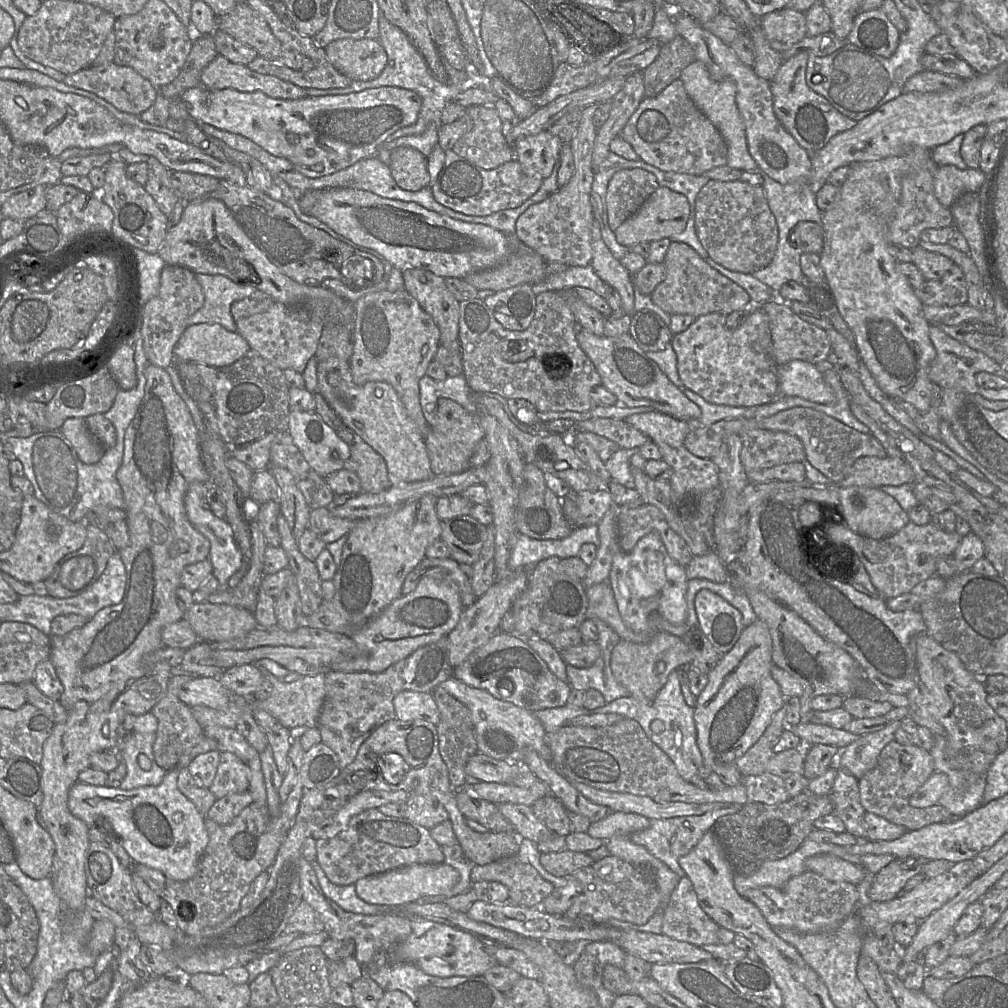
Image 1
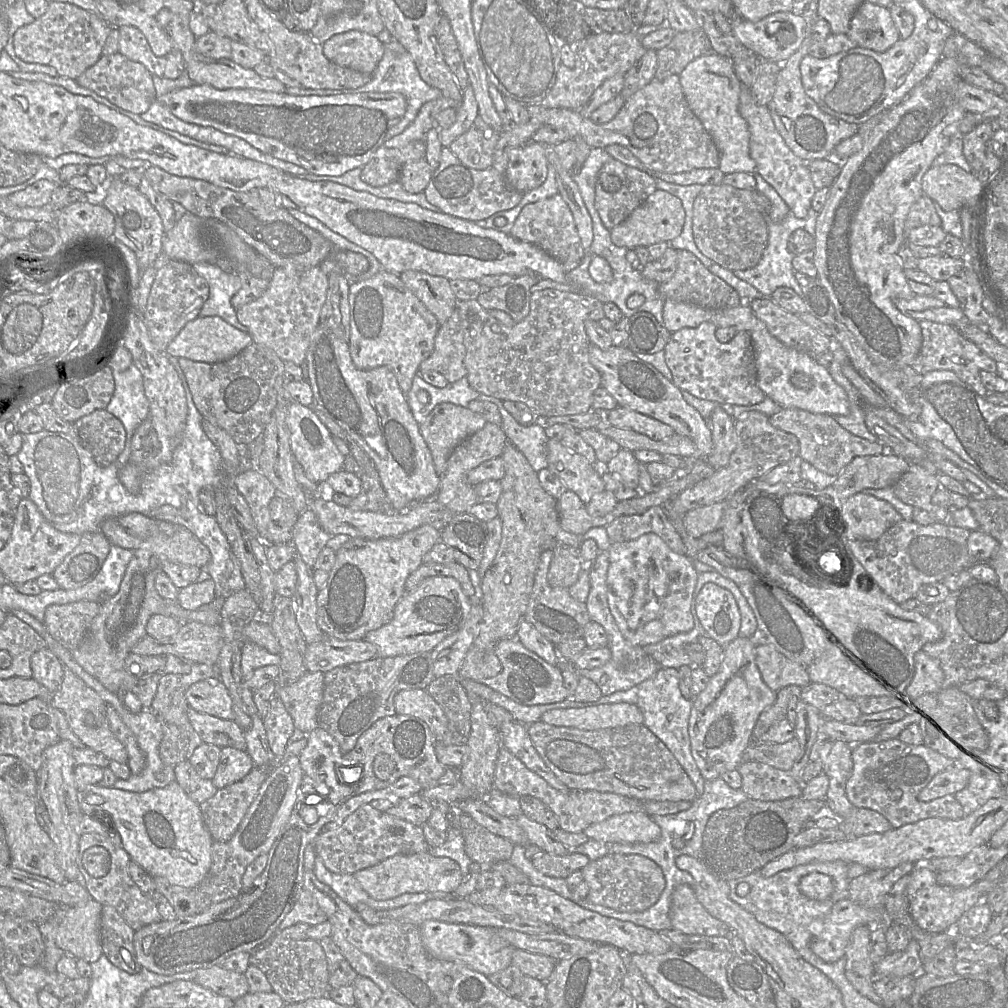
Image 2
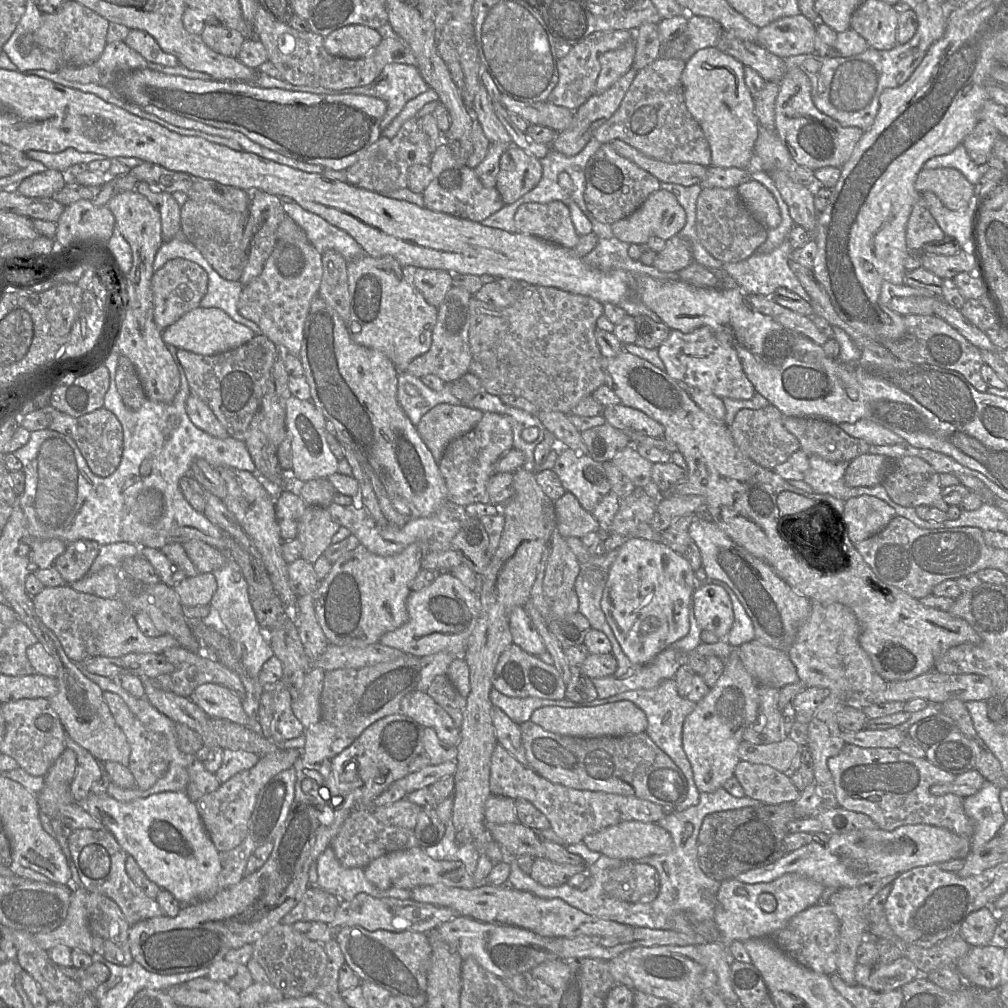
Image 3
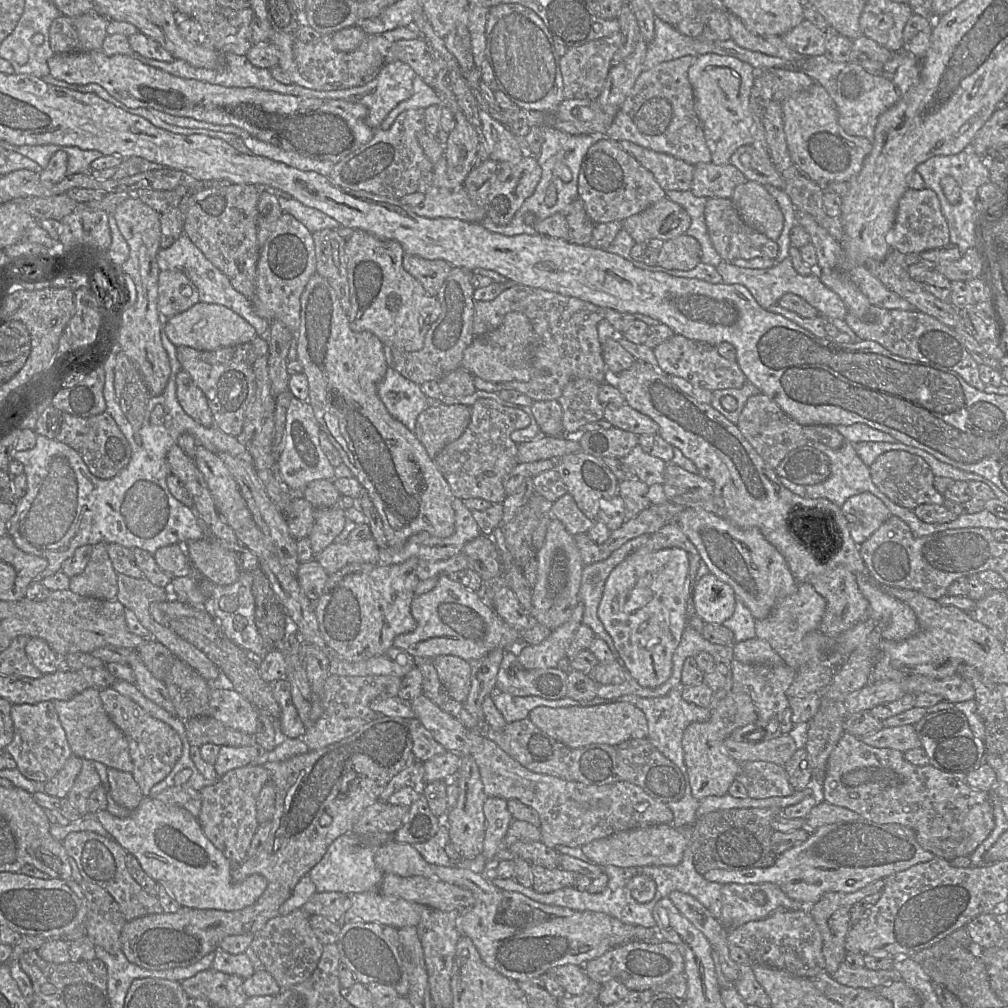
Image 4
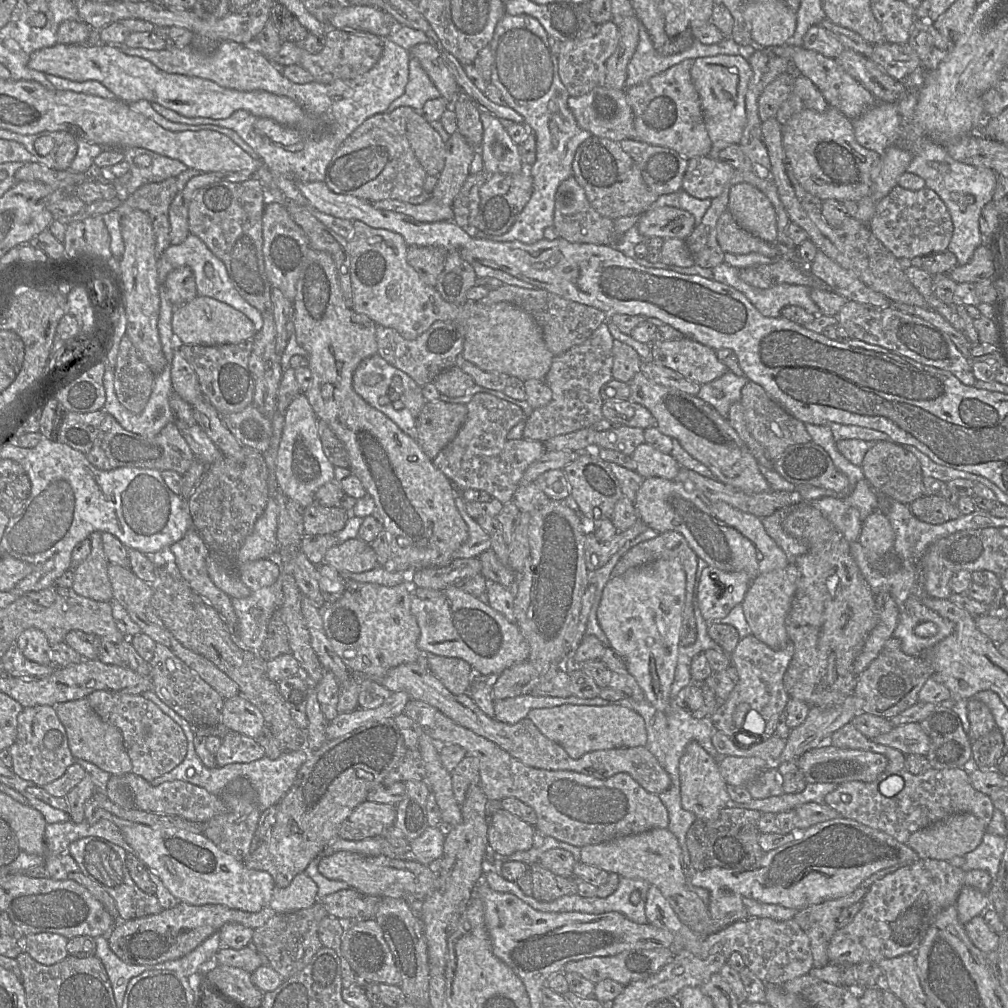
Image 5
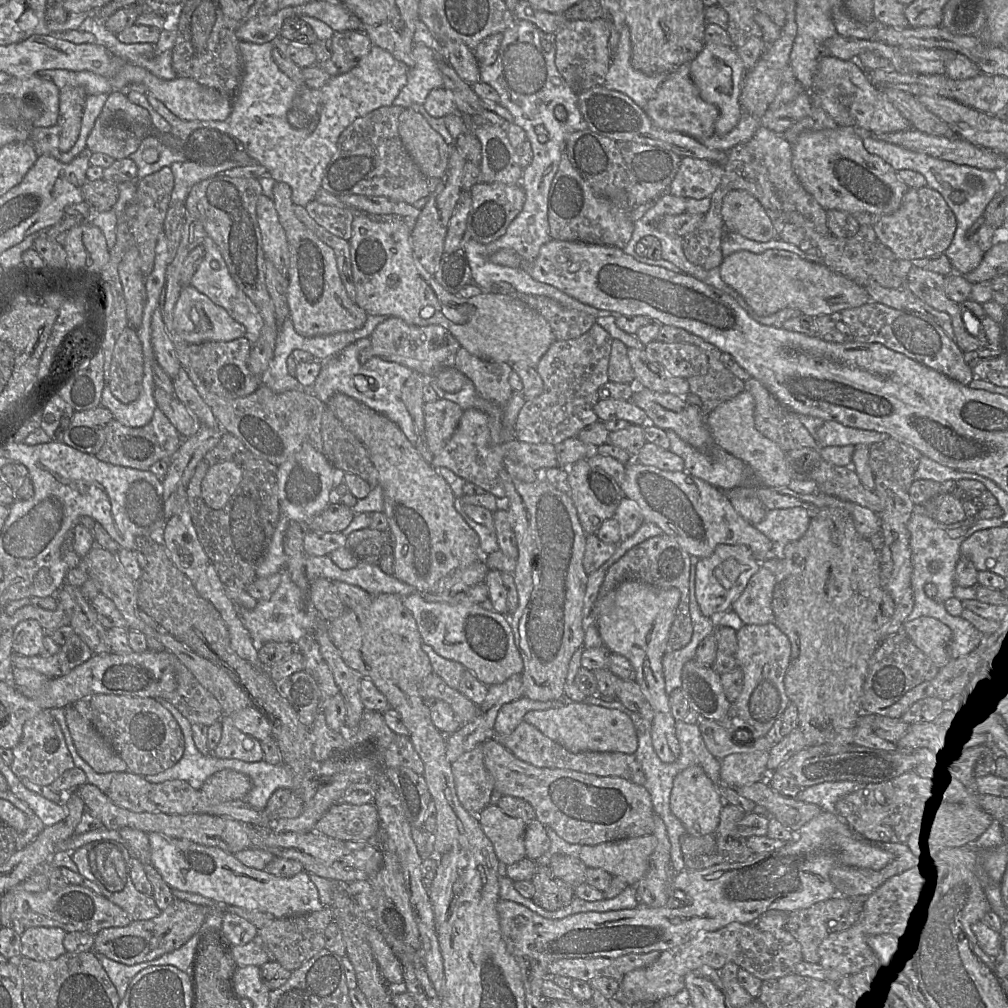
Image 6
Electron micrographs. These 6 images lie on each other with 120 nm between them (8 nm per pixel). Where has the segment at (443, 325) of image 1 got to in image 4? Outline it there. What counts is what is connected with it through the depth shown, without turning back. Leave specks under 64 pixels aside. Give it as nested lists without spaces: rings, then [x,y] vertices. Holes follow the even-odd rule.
[[[404,254],[403,267],[421,283],[428,294],[436,297],[453,266],[441,259],[428,260]]]

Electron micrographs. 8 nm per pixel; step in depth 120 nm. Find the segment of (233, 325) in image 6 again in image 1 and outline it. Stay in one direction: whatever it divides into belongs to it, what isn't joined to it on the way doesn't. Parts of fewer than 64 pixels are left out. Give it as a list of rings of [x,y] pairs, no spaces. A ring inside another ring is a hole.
[[[201,323],[185,329],[173,352],[176,360],[225,367],[249,350],[249,344],[238,332],[230,332],[216,323]]]

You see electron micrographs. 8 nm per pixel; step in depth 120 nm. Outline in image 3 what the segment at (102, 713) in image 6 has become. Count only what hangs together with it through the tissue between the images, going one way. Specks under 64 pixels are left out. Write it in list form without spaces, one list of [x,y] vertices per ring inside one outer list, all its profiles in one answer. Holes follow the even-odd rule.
[[[104,691],[103,698],[117,725],[122,729],[129,742],[130,760],[128,768],[134,776],[136,787],[141,790],[151,788],[159,779],[164,777],[169,767],[170,755],[167,750],[167,739],[159,733],[147,729],[117,693]]]

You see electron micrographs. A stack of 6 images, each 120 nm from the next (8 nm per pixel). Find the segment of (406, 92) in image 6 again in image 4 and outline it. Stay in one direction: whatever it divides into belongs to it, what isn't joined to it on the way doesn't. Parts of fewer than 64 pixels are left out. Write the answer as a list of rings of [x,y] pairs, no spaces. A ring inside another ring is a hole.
[[[416,75],[413,79],[412,96],[394,107],[380,125],[382,130],[391,127],[397,116],[403,111],[410,109],[426,109],[431,105],[442,105],[442,100],[435,89],[428,85],[420,76]]]

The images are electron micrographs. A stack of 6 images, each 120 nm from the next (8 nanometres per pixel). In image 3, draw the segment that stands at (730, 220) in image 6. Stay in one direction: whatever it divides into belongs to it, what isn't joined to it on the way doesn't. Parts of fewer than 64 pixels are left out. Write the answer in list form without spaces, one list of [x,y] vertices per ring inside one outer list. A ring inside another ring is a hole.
[[[751,179],[737,186],[736,190],[754,219],[767,230],[780,224],[781,215],[777,202],[761,183]]]

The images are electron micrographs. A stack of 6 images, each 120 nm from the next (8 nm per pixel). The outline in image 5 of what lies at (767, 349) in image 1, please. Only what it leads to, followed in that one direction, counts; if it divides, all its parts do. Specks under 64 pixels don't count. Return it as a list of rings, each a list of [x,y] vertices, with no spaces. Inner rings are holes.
[[[687,337],[652,343],[651,360],[700,385],[729,371],[714,349]]]

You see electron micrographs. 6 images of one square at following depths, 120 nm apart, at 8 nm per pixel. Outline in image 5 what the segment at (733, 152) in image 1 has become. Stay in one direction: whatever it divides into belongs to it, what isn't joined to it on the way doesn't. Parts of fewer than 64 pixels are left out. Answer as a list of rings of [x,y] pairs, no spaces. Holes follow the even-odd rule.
[[[715,55],[694,60],[690,70],[692,82],[699,94],[704,123],[711,140],[710,156],[717,158],[718,153],[732,144],[739,144],[746,125],[746,93],[752,76],[748,60],[740,55]]]

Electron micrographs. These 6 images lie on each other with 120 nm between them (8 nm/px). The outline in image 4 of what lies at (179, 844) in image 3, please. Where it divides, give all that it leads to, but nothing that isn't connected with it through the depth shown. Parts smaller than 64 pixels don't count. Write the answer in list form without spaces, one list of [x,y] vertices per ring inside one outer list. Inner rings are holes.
[[[154,797],[143,798],[129,816],[119,818],[107,810],[95,813],[96,818],[119,845],[139,862],[141,868],[157,883],[162,884],[182,906],[196,909],[236,911],[254,904],[264,893],[267,880],[260,874],[252,874],[241,882],[233,882],[230,860],[205,836],[198,818],[177,805],[166,804]]]

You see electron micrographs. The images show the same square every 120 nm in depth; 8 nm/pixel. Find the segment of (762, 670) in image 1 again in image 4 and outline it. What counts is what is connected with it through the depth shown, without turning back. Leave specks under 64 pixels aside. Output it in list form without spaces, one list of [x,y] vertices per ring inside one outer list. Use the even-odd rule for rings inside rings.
[[[728,693],[705,722],[693,722],[686,727],[682,737],[684,762],[689,777],[692,796],[703,801],[708,796],[723,796],[728,793],[732,782],[737,779],[740,764],[731,758],[723,748],[723,742],[738,728],[755,723],[757,711],[751,697],[745,693]]]

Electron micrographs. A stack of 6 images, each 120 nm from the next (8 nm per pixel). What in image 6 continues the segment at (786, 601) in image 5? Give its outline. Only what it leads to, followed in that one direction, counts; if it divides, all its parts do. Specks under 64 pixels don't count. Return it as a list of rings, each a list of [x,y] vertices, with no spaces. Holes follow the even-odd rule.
[[[771,556],[764,560],[759,571],[750,579],[743,593],[732,604],[730,610],[736,612],[744,624],[764,625],[773,623],[774,614],[772,609],[772,599],[776,578],[779,573],[779,563],[779,558],[775,556]]]

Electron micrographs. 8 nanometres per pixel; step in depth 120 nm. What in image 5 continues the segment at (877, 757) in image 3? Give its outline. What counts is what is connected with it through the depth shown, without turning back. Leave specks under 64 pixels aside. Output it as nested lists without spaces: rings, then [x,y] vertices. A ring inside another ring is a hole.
[[[851,722],[835,731],[827,743],[842,749],[860,749],[879,753],[888,760],[885,770],[876,780],[844,782],[825,796],[825,804],[836,810],[841,817],[882,831],[904,844],[912,833],[954,814],[972,814],[982,820],[987,827],[992,820],[994,804],[990,796],[971,785],[969,768],[931,768],[923,774],[914,775],[907,768],[906,755],[895,748],[878,744],[867,738]],[[891,775],[902,777],[904,787],[896,795],[886,797],[880,792],[879,785]]]

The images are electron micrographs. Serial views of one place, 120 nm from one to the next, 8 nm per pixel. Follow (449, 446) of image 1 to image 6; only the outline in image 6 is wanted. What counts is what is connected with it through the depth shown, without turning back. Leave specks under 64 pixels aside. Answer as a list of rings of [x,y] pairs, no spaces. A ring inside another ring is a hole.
[[[437,399],[424,404],[425,434],[429,449],[437,455],[455,432],[463,410],[449,400]]]

